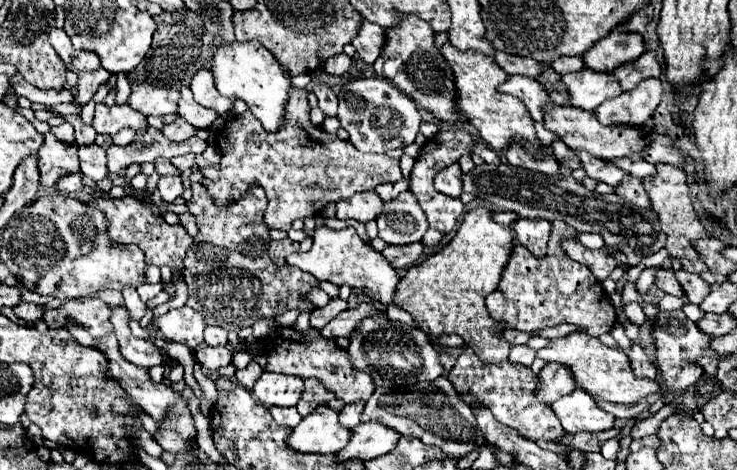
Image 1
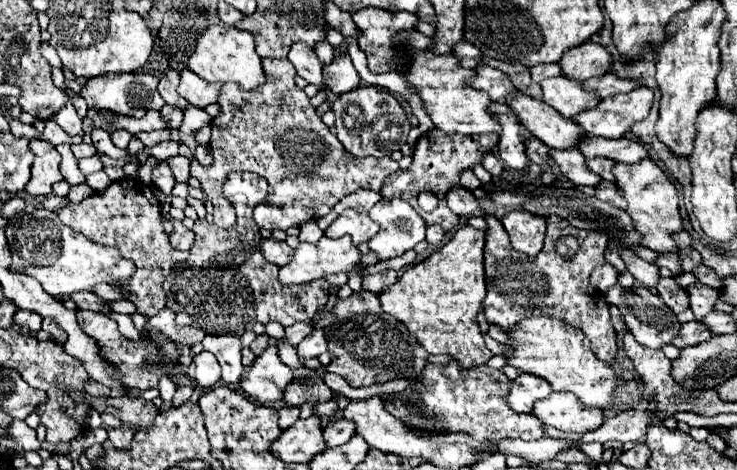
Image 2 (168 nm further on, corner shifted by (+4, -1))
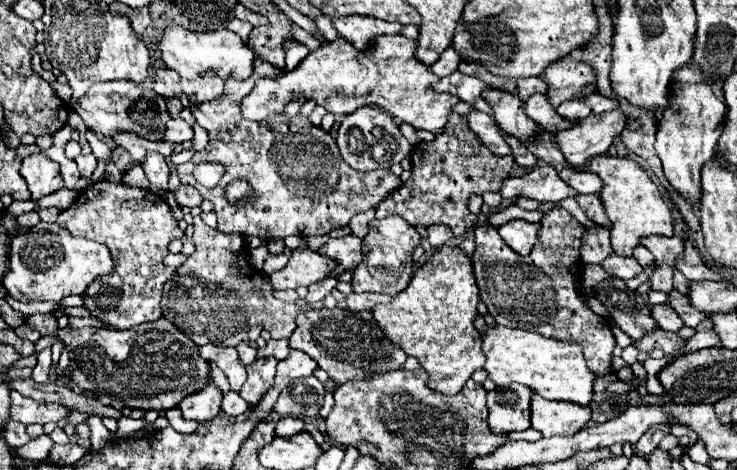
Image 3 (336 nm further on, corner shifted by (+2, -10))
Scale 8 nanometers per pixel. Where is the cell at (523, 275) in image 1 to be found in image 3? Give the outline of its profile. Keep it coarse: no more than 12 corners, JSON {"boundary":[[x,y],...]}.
{"boundary":[[557,207],[531,257],[475,227],[481,301],[499,325],[583,345],[597,377],[615,337],[577,291],[583,225]]}

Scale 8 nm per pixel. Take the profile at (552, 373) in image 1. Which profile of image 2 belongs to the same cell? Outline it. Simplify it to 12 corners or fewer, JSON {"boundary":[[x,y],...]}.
{"boundary":[[533,374],[511,382],[507,404],[529,414],[535,400],[547,398],[551,386]]}

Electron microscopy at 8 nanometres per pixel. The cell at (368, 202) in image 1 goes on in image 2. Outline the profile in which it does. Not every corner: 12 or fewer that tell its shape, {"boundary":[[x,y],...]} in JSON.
{"boundary":[[345,210],[327,238],[351,236],[355,246],[371,240],[379,226],[355,210]]}

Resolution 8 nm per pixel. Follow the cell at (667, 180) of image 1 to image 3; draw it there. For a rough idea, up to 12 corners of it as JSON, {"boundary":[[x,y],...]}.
{"boundary":[[597,157],[611,247],[673,235],[657,185],[631,159]]}

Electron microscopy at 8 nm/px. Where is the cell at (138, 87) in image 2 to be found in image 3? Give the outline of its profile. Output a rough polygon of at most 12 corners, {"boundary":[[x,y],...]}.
{"boundary":[[127,79],[71,105],[87,129],[161,139],[165,99]]}

